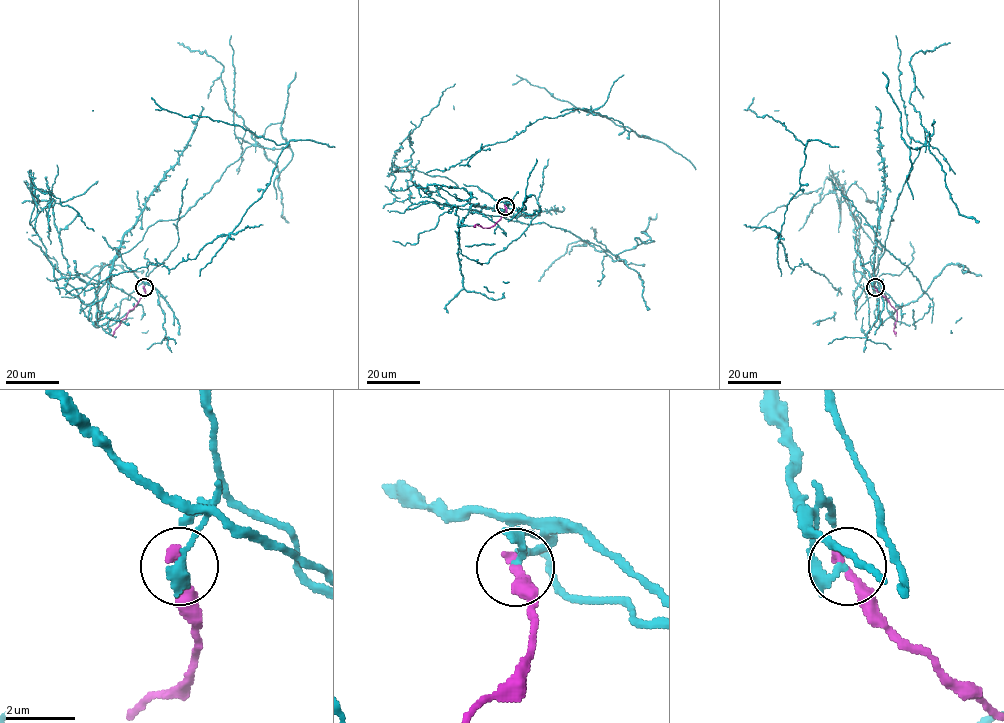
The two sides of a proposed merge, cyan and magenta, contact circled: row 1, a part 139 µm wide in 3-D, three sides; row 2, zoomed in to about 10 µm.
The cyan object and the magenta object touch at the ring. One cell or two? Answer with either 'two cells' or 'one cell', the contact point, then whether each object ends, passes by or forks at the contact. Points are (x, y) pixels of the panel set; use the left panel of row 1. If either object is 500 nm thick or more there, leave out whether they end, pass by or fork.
two cells; at (144, 287); cyan ends there; magenta ends there

